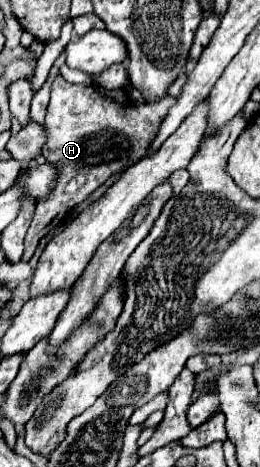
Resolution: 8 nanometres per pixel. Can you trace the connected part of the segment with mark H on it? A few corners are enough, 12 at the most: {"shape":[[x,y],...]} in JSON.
{"shape":[[55,77],[41,155],[57,169],[21,261],[113,173],[163,113],[123,89]]}

